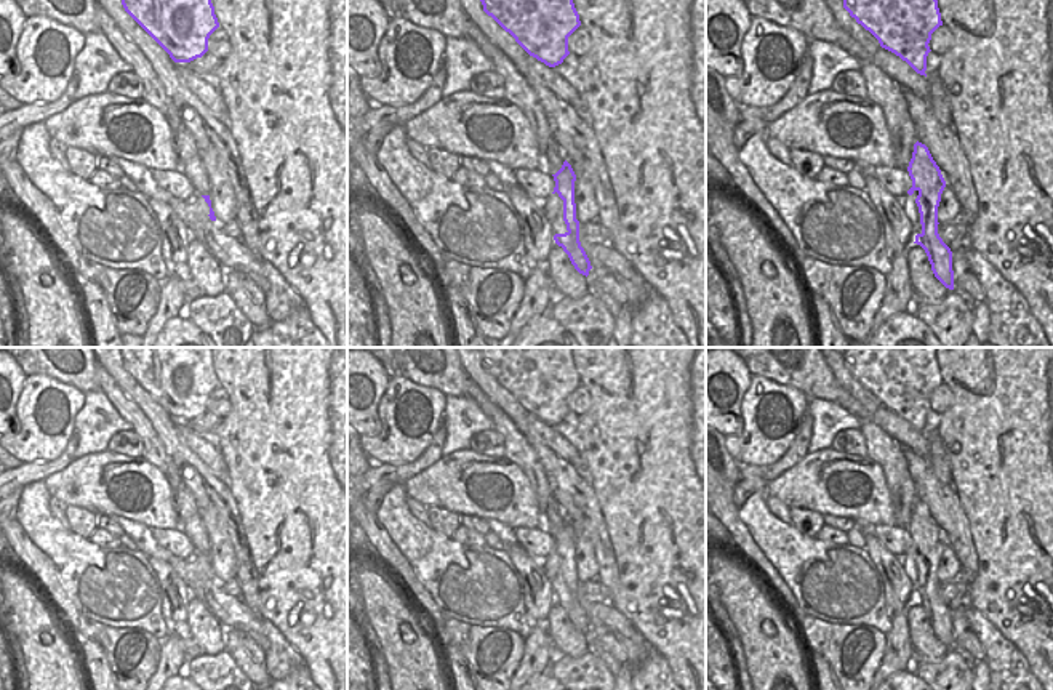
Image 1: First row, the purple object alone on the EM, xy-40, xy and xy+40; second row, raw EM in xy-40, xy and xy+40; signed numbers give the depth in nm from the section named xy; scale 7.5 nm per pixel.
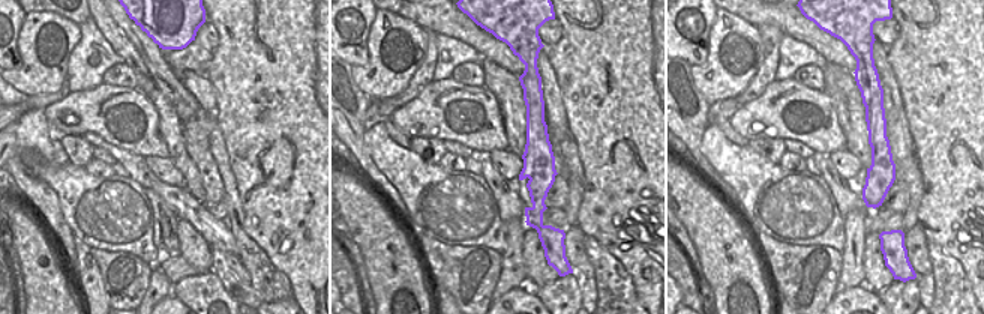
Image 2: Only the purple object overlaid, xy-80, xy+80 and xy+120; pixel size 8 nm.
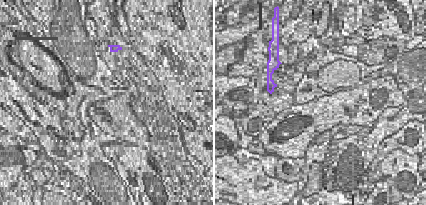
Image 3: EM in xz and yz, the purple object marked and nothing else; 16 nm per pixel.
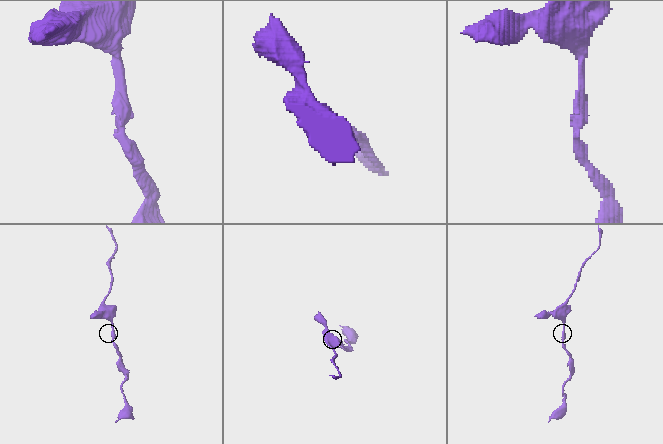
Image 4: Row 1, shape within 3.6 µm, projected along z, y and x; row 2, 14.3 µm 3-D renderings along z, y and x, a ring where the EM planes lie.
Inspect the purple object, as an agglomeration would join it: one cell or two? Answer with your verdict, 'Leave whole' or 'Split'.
Leave whole.

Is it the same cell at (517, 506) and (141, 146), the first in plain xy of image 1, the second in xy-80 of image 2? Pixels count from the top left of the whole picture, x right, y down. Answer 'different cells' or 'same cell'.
same cell

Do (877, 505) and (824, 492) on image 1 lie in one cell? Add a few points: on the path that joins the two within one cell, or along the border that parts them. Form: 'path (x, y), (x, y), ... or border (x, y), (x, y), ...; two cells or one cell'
path (864, 505), (845, 508), (836, 503); one cell

